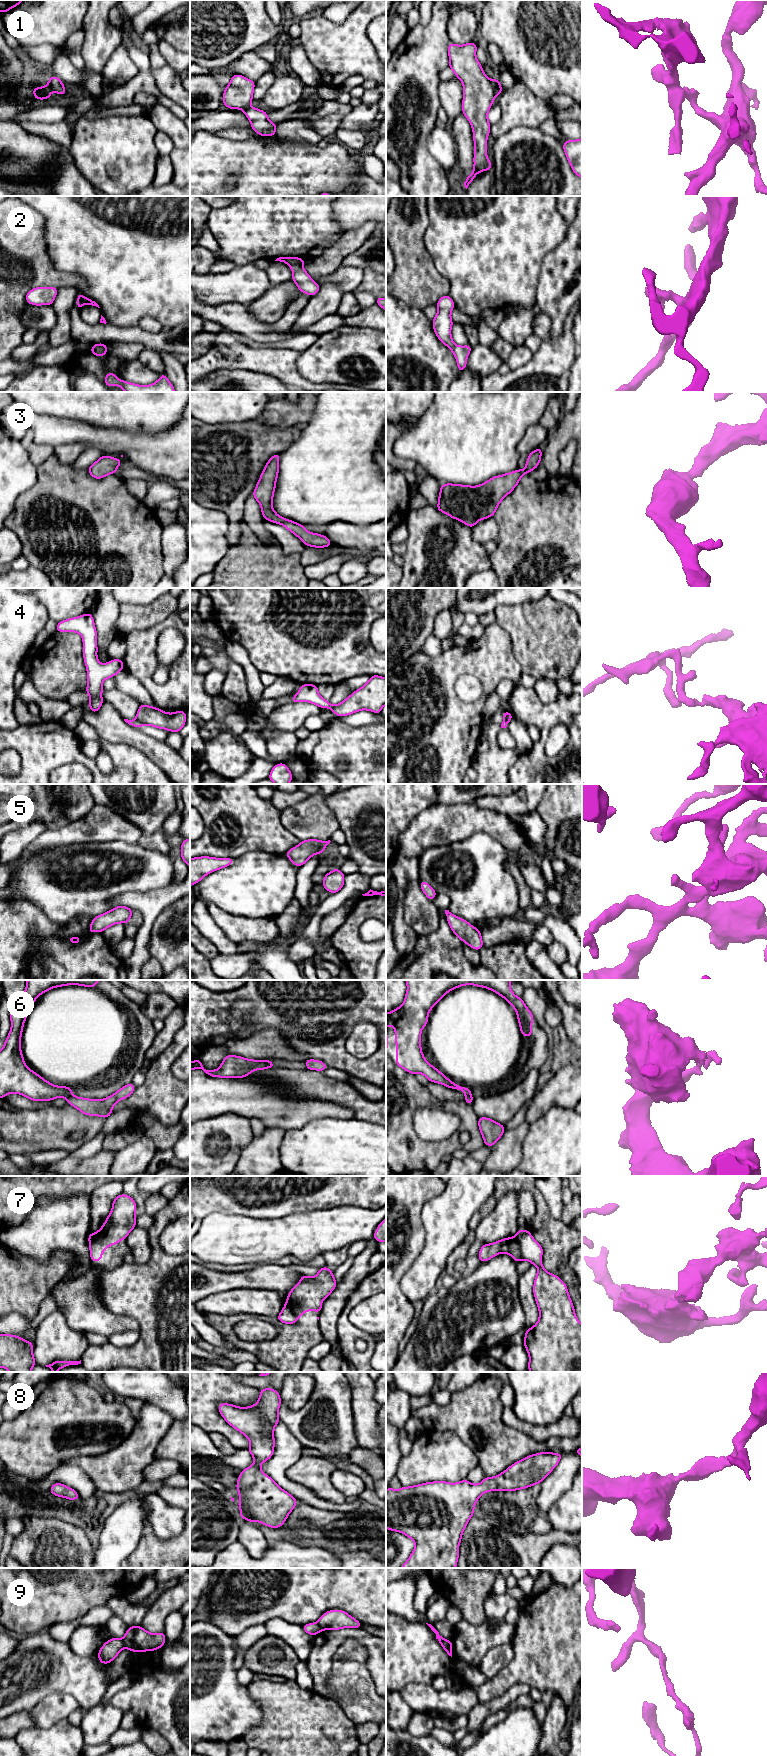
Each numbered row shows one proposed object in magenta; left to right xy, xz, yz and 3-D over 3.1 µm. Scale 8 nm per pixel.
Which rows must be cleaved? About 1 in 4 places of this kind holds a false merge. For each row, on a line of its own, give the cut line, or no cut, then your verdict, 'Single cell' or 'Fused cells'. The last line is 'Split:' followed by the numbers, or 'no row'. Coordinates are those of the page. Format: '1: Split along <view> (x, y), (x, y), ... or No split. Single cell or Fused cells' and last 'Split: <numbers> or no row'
1: Split along yz (492, 80), (497, 94). Fused cells
2: Split along xz (302, 264), (290, 265). Fused cells
3: No split. Single cell
4: Split along xy (136, 719), (142, 725). Fused cells
5: No split. Single cell
6: Split along xz (265, 1060), (267, 1067). Fused cells
7: Split along yz (515, 1236), (522, 1258). Fused cells
8: No split. Single cell
9: Split along xy (120, 1639), (125, 1647). Fused cells
Split: 1, 2, 4, 6, 7, 9

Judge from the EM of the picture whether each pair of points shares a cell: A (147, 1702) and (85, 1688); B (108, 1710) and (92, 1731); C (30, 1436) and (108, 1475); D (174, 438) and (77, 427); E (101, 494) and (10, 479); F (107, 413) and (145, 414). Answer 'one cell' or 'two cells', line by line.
A: two cells
B: one cell
C: two cells
D: one cell
E: two cells
F: one cell

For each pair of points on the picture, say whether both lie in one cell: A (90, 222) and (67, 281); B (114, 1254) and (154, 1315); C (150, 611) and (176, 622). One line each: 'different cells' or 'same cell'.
A: different cells
B: different cells
C: different cells

